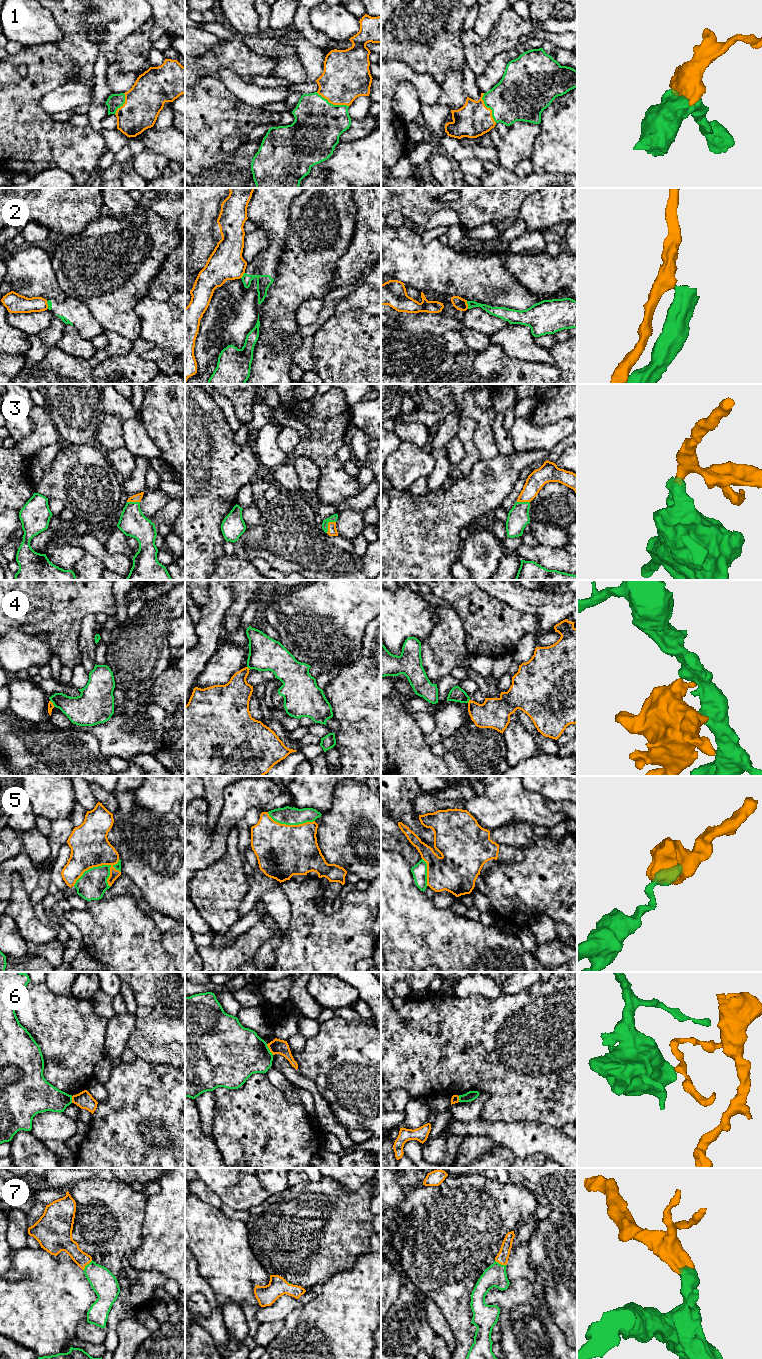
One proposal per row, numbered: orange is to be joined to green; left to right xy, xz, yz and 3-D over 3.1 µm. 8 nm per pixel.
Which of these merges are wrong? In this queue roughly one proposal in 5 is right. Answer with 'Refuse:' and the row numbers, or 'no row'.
Refuse: 2, 4, 5, 6

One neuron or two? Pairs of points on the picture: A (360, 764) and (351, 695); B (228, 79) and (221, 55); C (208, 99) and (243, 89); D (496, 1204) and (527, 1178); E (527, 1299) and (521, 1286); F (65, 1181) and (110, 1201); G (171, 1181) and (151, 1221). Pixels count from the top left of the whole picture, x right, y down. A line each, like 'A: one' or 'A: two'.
A: one
B: two
C: two
D: two
E: one
F: two
G: one

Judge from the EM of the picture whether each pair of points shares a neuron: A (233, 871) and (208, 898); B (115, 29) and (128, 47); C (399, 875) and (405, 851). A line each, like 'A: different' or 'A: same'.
A: same
B: different
C: different

